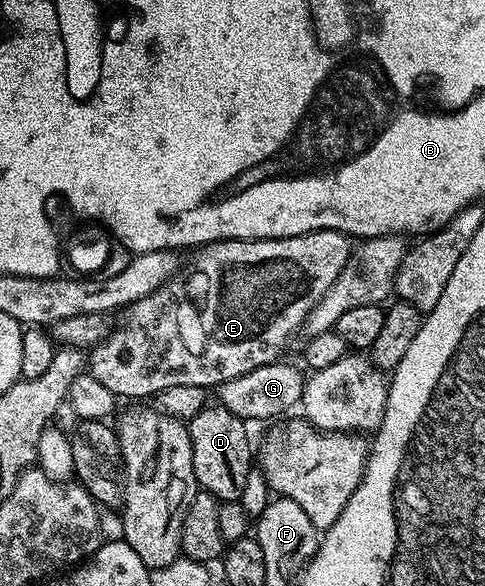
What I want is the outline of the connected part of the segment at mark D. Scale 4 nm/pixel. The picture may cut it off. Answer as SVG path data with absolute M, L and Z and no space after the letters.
M221 404L205 405L187 423L194 452L194 476L197 487L208 491L220 502L238 502L246 476L254 468L254 442L248 439L246 422Z

